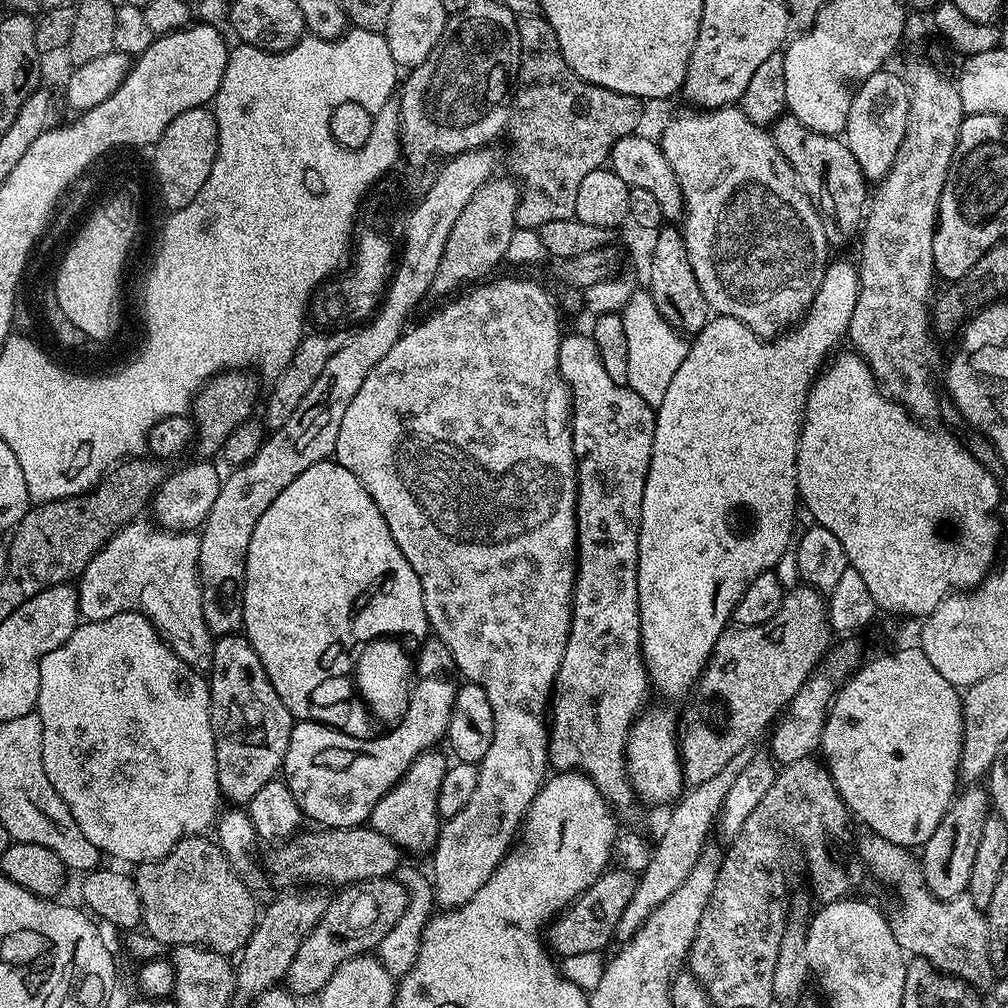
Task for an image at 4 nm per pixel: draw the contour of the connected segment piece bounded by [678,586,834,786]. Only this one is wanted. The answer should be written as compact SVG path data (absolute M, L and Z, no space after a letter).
M807 586L787 589L782 598L782 606L778 606L778 614L774 614L770 622L749 628L732 626L725 630L710 654L704 673L687 697L688 709L684 713L681 711L678 716L680 764L684 767L685 781L692 786L707 782L734 754L752 748L755 740L764 731L764 735L769 731L770 725L788 707L794 694L798 694L800 687L808 681L833 643L832 639L834 640L834 633L828 624L825 597L815 588Z

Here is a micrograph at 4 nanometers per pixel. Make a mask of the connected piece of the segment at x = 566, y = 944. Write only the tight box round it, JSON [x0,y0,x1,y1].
[547,867,637,958]

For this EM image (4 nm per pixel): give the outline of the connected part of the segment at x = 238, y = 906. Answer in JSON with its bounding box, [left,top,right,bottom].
[134,835,258,954]

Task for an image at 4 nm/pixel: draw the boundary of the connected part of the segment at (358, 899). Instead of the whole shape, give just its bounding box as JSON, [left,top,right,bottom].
[286,876,408,998]

